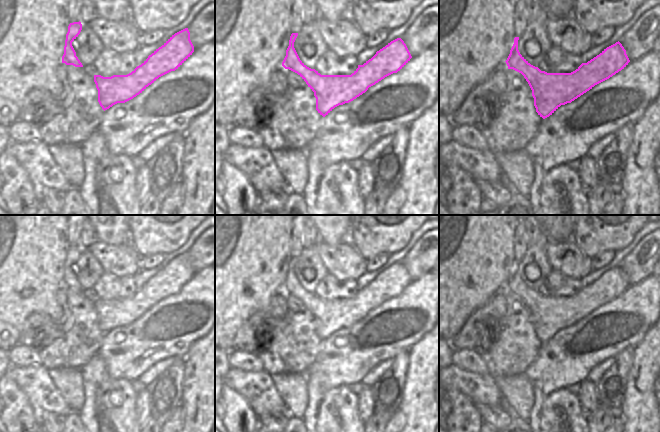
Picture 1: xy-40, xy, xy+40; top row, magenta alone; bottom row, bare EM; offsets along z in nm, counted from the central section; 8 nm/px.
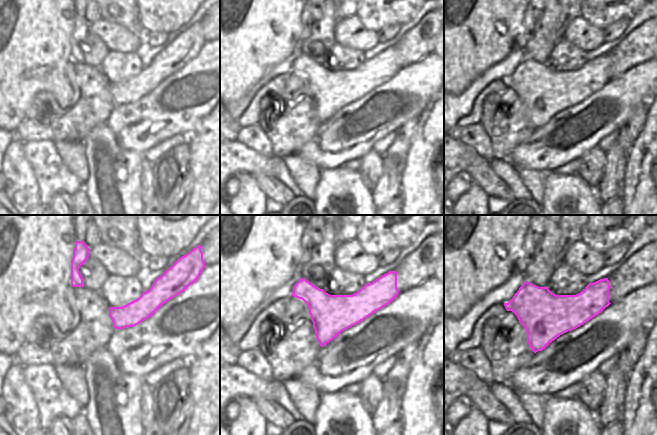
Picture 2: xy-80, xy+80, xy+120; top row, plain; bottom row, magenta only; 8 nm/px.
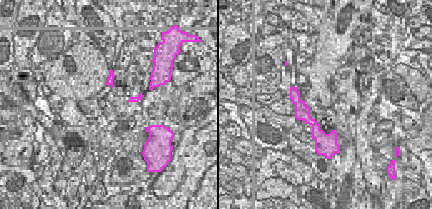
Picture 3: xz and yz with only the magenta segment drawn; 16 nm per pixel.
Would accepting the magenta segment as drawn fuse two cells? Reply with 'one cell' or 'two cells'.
one cell

